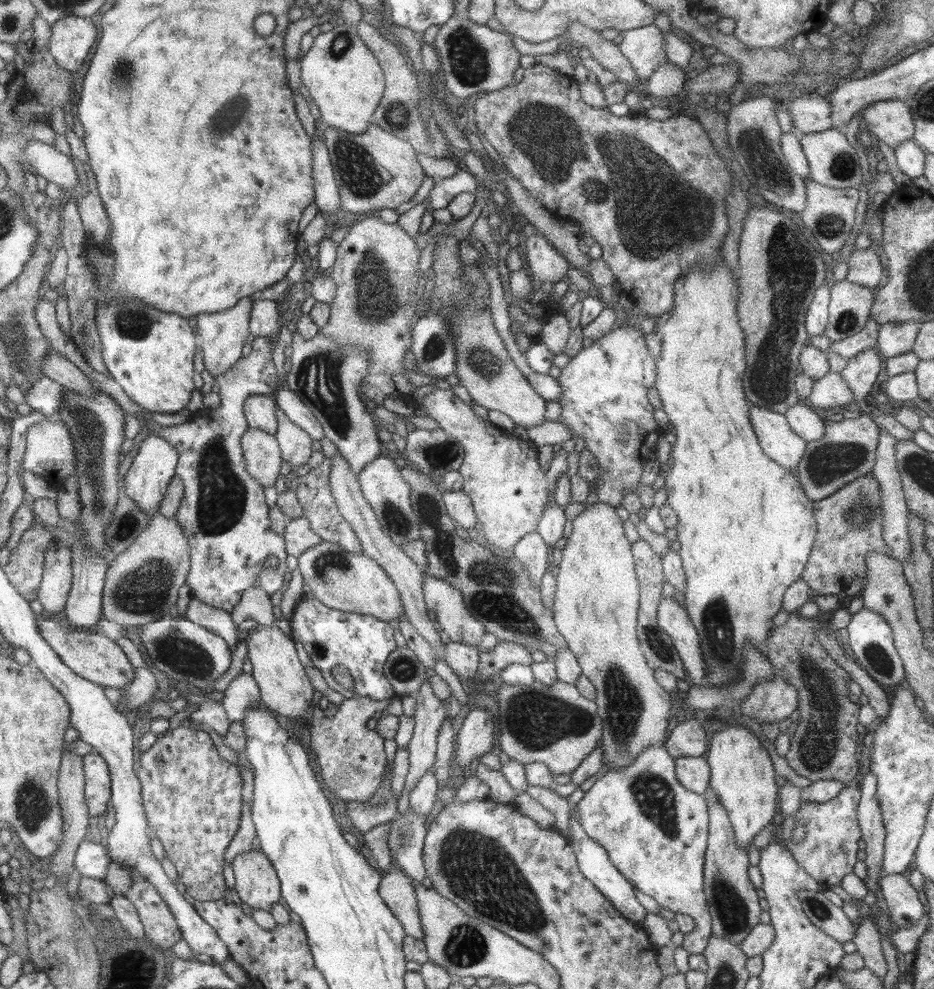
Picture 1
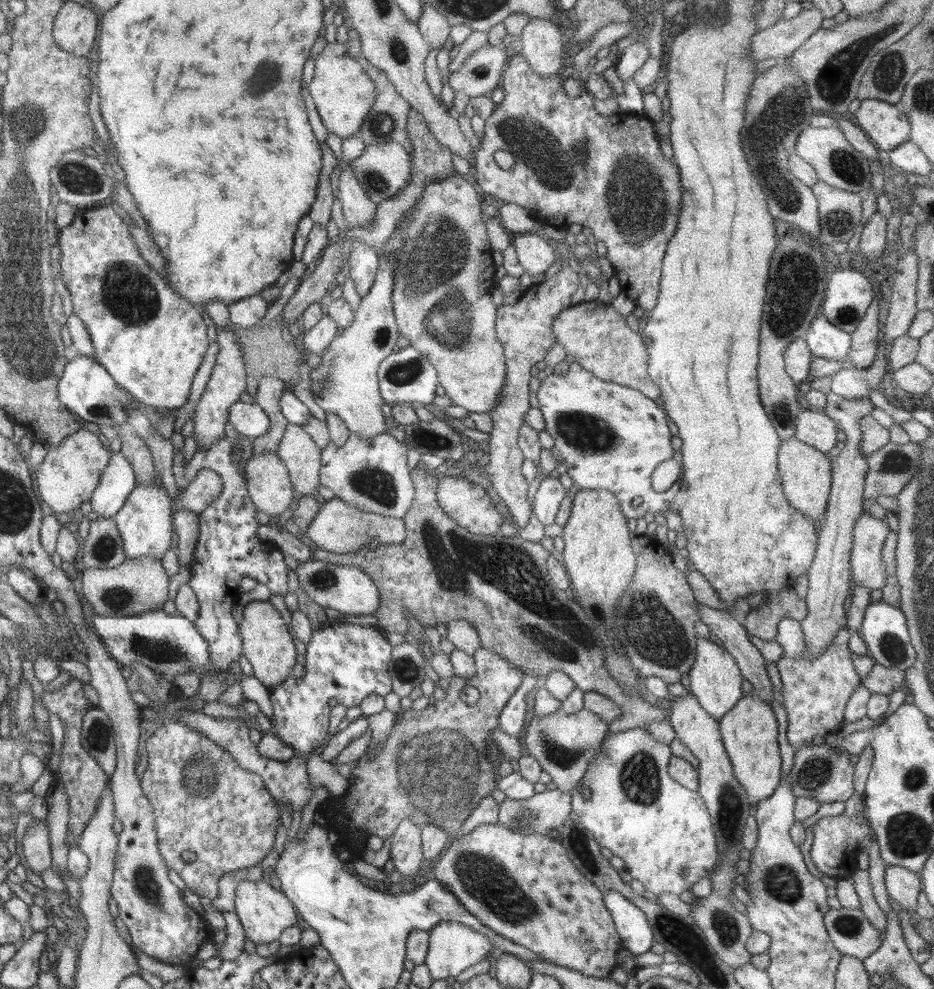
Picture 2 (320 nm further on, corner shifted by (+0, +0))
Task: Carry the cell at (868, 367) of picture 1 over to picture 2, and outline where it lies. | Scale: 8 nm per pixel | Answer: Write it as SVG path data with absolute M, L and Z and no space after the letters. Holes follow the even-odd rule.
M880 294L872 300L866 314L854 332L850 333L851 349L849 357L854 368L866 369L873 363L878 348L878 306L880 306Z

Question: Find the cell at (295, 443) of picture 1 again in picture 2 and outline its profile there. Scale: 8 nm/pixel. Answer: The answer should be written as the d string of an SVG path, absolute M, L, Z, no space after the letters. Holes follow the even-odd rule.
M287 423L276 453L288 469L297 495L317 495L321 448L312 437L300 425Z

